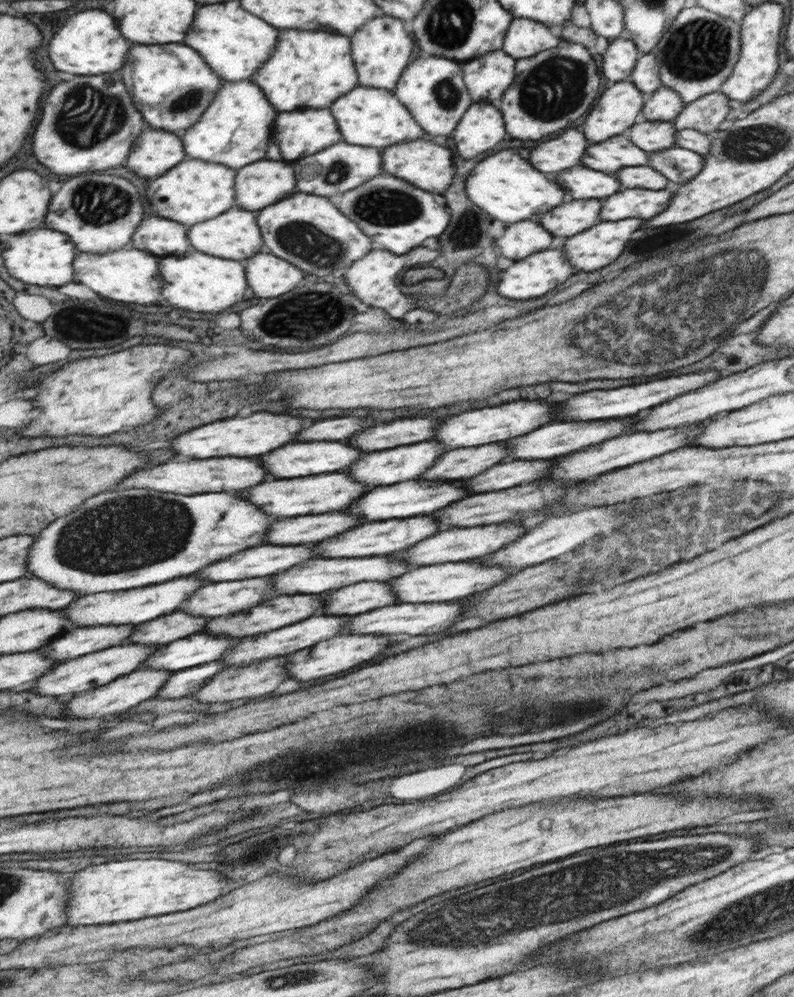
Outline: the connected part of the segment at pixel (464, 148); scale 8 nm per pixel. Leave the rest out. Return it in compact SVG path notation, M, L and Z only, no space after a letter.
M474 103L474 108L470 108L470 112L465 112L466 120L462 120L458 136L452 137L456 140L456 150L462 158L466 160L476 158L496 148L506 136L504 118L502 118L504 114L494 106L498 105Z

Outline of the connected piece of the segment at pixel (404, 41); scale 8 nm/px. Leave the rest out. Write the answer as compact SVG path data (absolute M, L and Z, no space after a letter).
M392 16L377 17L350 37L353 60L362 86L384 88L392 92L396 89L399 79L409 66L408 62L412 58L414 48L414 40L404 30L404 24L400 20Z

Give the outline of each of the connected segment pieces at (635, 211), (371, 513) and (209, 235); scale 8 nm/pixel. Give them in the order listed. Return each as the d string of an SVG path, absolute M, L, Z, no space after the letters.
M624 190L618 196L606 200L606 220L624 220L624 218L654 218L664 212L672 200L672 190Z
M408 480L408 482L392 484L390 488L388 488L388 486L378 486L378 488L374 488L374 490L370 490L366 496L362 496L362 498L358 498L354 504L350 504L350 508L346 508L346 514L348 514L348 512L350 512L350 514L356 514L356 516L360 516L360 518L364 518L364 520L368 520L368 522L379 522L380 520L386 521L388 518L404 519L408 518L408 516L418 516L418 514L432 515L436 510L451 505L453 502L456 502L456 500L462 500L462 498L466 498L468 495L472 494L468 494L466 490L462 490L462 488L458 488L458 486L452 486L452 484Z
M232 208L230 212L226 212L226 216L198 224L198 228L192 228L190 238L194 240L194 246L198 250L210 252L212 256L222 256L230 260L246 260L246 258L253 258L260 254L264 246L264 232L258 222L258 212Z

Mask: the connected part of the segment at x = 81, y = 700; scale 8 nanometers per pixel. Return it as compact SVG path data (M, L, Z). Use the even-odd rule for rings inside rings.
M140 668L140 670L117 678L107 684L106 686L100 685L98 688L84 692L84 694L78 694L74 700L70 700L68 704L68 716L70 718L106 718L108 716L114 716L114 714L120 714L120 712L128 712L130 708L138 706L140 702L144 700L150 700L150 698L156 697L164 685L170 680L170 677L176 672L176 670L156 670L155 668Z

